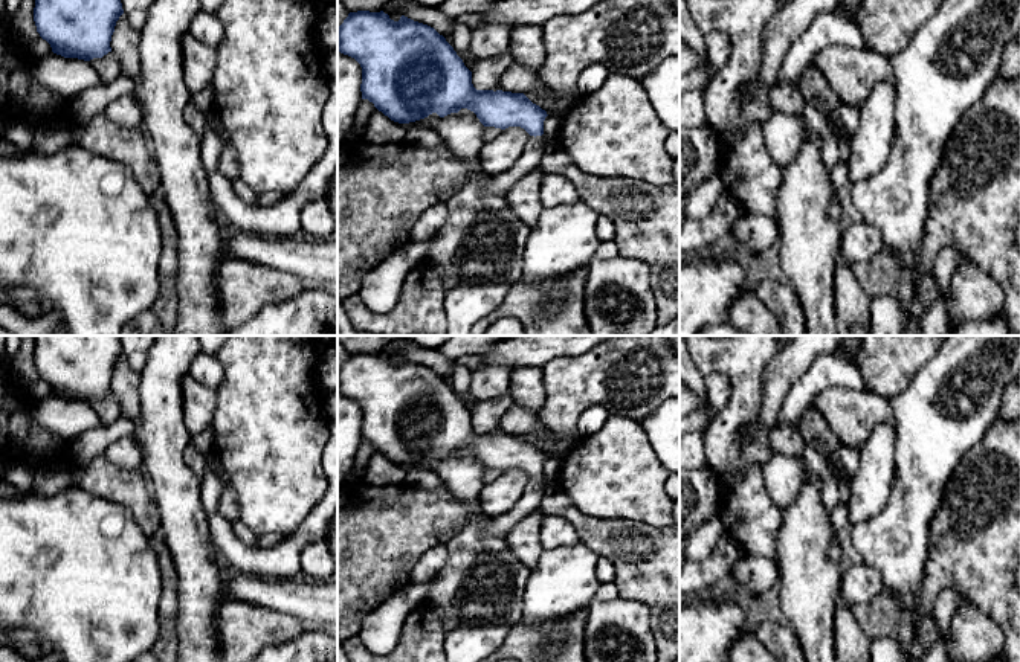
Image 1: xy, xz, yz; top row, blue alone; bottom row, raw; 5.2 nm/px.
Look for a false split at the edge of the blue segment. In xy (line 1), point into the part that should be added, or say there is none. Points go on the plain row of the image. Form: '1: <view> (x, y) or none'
1: none

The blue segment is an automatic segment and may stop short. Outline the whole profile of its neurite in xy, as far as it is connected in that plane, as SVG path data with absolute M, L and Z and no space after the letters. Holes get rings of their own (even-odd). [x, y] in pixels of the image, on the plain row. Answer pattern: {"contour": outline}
{"contour": "M35 336L37 374L64 400L90 403L111 394L111 377L122 355L121 336Z"}

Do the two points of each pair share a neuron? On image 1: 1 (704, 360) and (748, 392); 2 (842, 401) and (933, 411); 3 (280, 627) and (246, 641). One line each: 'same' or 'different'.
1: same
2: different
3: same

